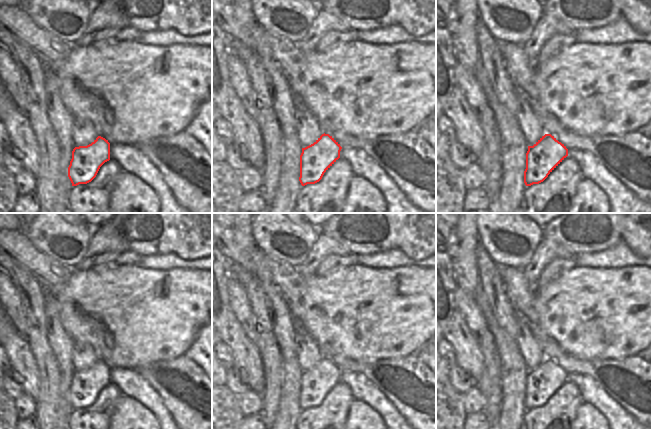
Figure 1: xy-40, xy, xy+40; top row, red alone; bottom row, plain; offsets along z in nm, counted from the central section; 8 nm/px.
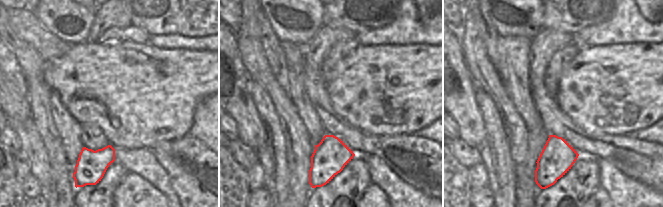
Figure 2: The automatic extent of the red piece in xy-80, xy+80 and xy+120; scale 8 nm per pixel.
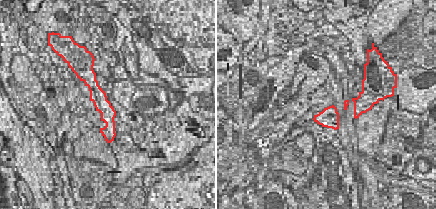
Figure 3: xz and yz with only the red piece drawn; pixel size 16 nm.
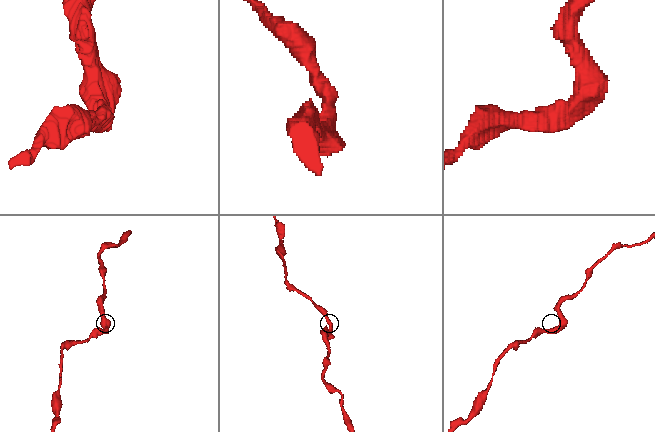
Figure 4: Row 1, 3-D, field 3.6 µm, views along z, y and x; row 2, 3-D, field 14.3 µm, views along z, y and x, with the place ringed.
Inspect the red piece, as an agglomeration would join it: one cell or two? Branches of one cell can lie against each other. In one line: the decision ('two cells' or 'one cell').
one cell

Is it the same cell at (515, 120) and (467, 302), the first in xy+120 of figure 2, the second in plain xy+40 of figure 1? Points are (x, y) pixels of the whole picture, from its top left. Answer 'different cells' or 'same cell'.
different cells

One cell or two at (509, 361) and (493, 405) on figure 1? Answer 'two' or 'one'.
two

